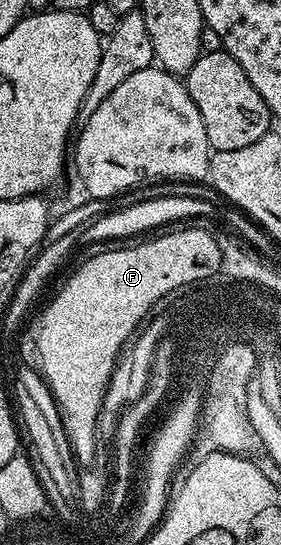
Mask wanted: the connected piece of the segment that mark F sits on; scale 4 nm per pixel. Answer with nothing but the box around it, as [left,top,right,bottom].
[34,229,222,465]

